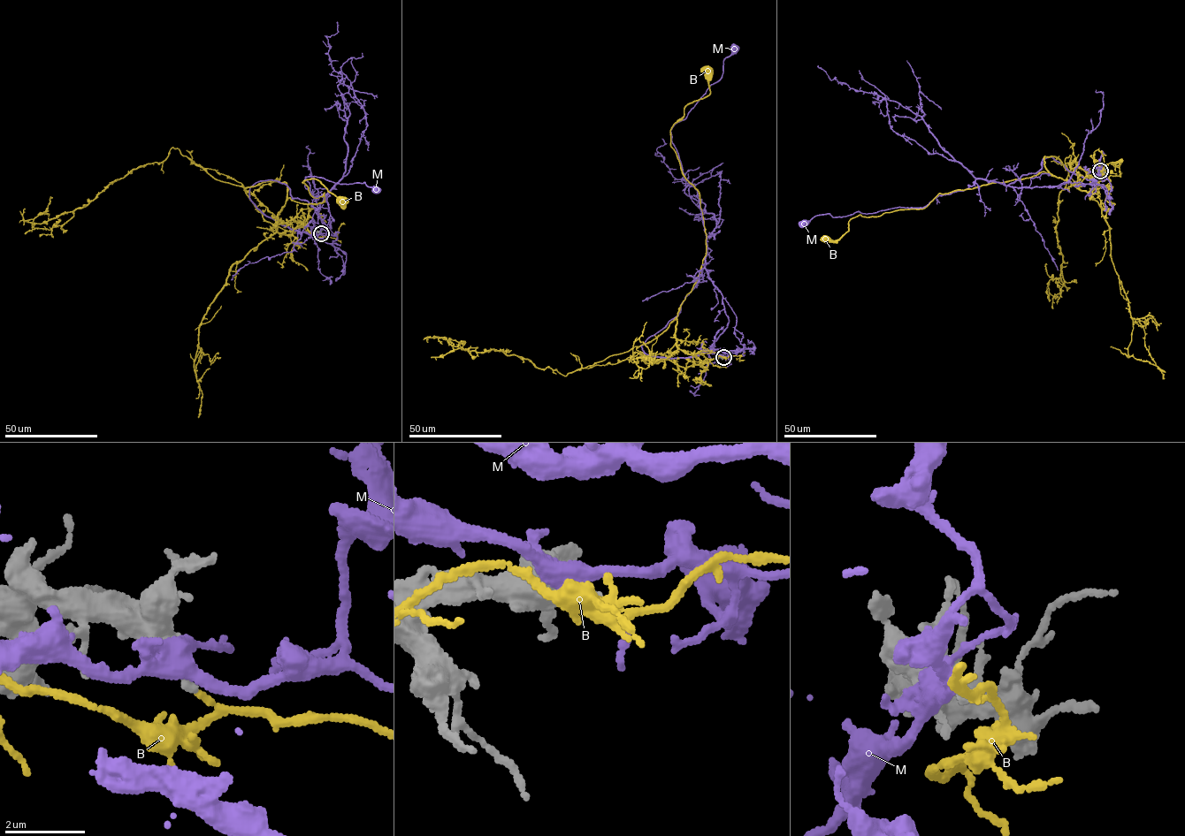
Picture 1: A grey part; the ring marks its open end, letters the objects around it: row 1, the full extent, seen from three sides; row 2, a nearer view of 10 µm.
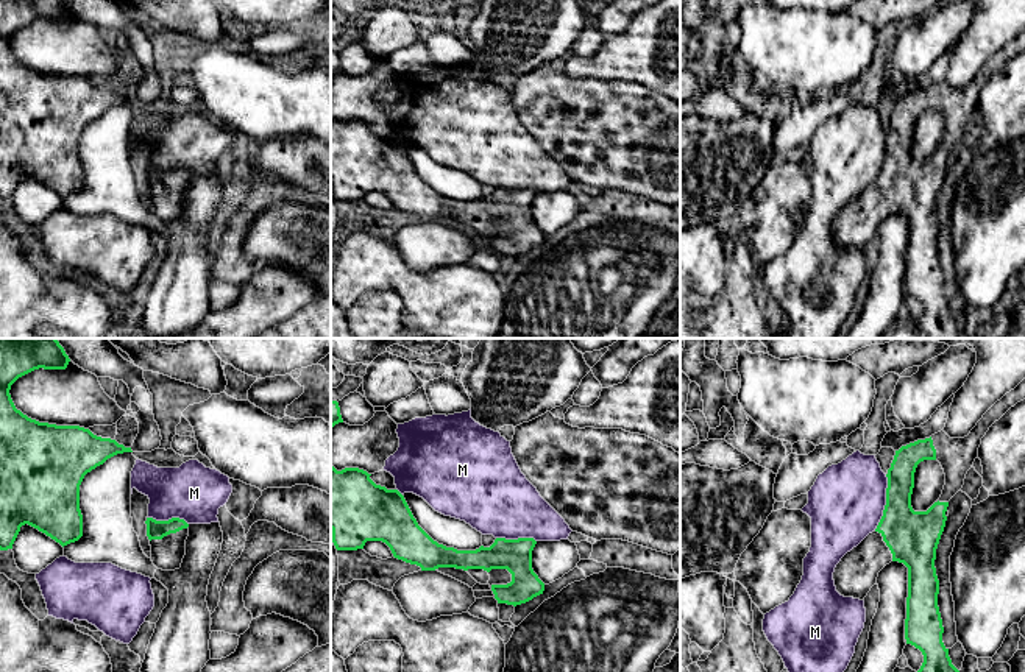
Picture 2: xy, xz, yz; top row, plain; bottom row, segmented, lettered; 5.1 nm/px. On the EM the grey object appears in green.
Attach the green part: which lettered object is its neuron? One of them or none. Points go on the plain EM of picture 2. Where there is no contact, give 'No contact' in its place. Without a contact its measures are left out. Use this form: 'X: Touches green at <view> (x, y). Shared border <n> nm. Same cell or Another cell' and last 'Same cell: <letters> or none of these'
B: No contact. Another cell
M: Touches green at yz (886, 153). Shared border 300 nm. Another cell
Same cell: none of these

